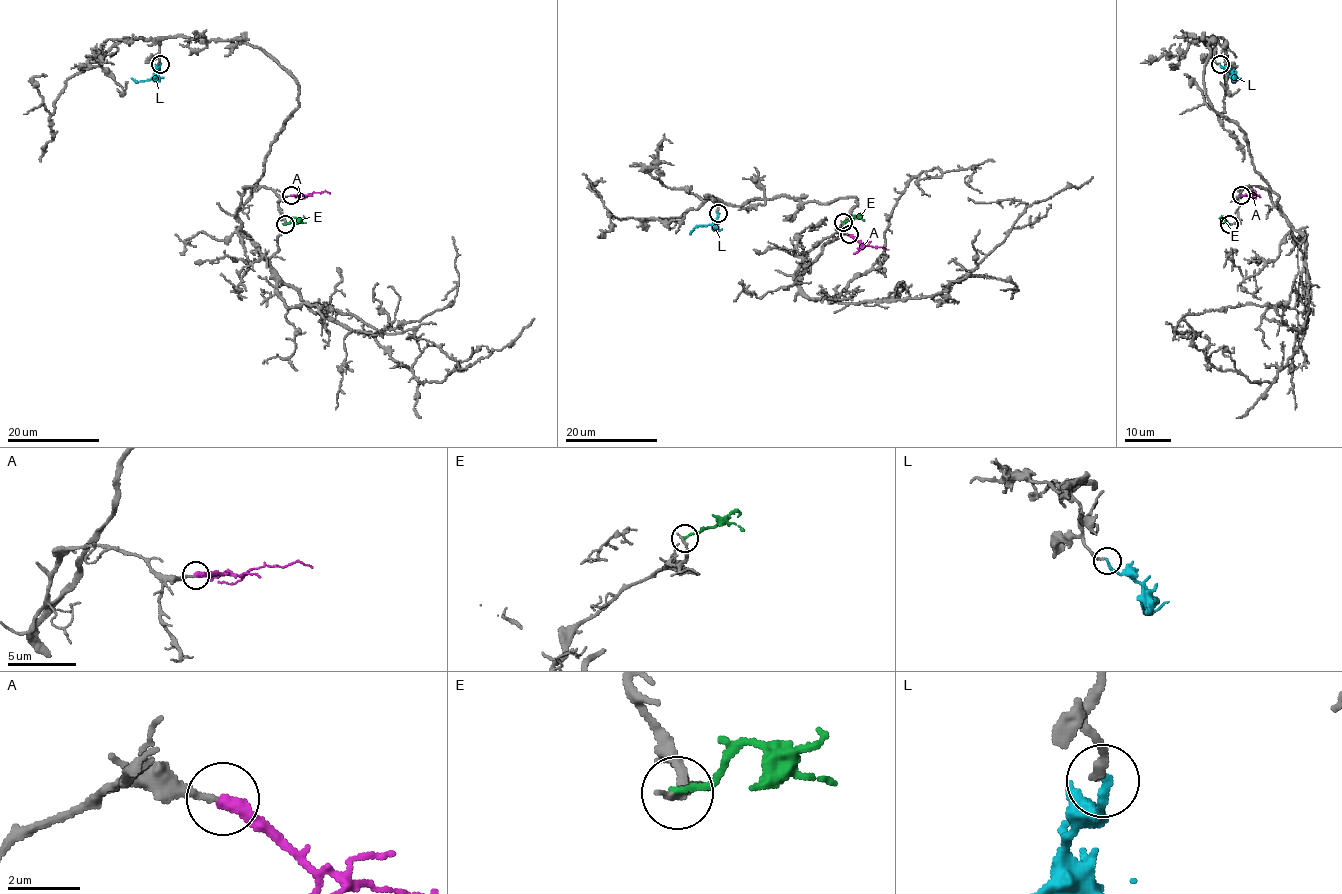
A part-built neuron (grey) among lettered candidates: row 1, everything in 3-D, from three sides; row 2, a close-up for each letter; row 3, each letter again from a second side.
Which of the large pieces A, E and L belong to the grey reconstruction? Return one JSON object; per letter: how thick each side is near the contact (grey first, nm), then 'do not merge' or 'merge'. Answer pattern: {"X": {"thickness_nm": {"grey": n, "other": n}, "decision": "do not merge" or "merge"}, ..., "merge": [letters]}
{"A": {"thickness_nm": {"grey": 200, "other": 400}, "decision": "merge"}, "E": {"thickness_nm": {"grey": 170, "other": 200}, "decision": "do not merge"}, "L": {"thickness_nm": {"grey": 180, "other": 240}, "decision": "do not merge"}, "merge": ["A"]}

